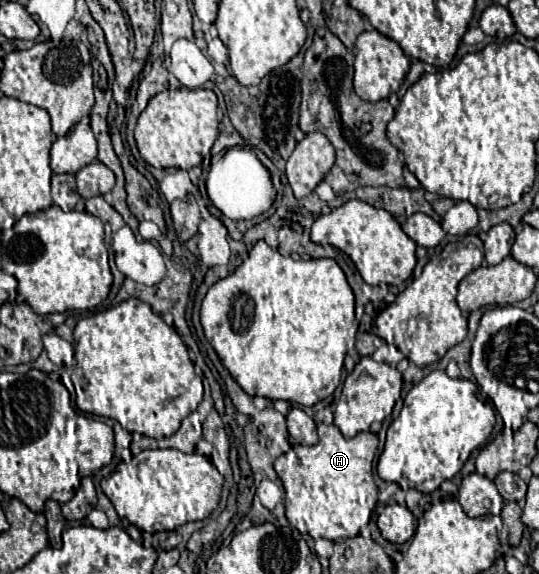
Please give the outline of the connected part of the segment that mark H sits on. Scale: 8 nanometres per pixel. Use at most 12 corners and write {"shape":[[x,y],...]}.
{"shape":[[319,426],[275,460],[287,520],[347,540],[377,504],[377,436]]}

